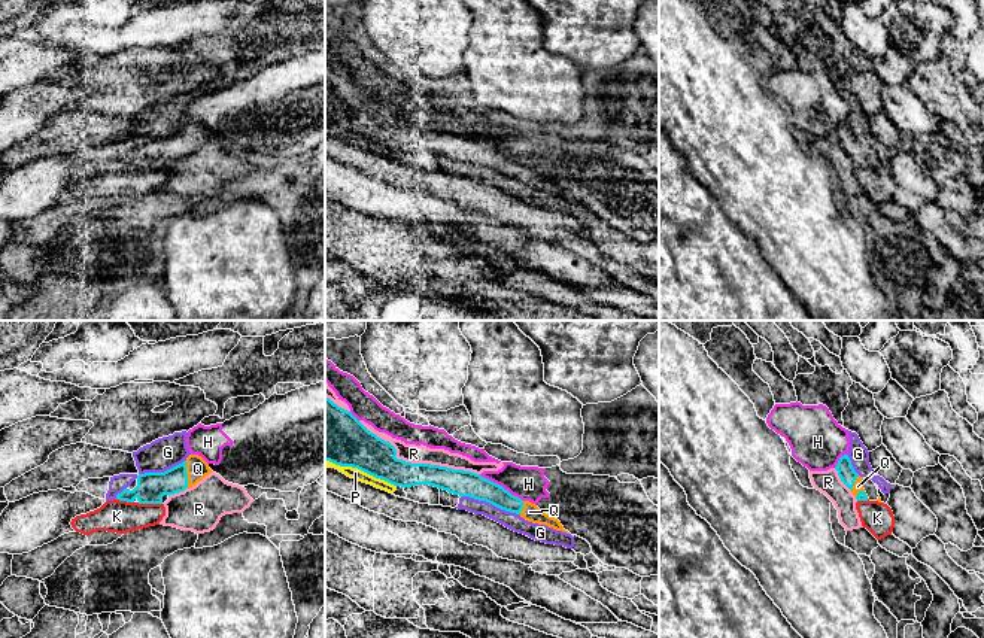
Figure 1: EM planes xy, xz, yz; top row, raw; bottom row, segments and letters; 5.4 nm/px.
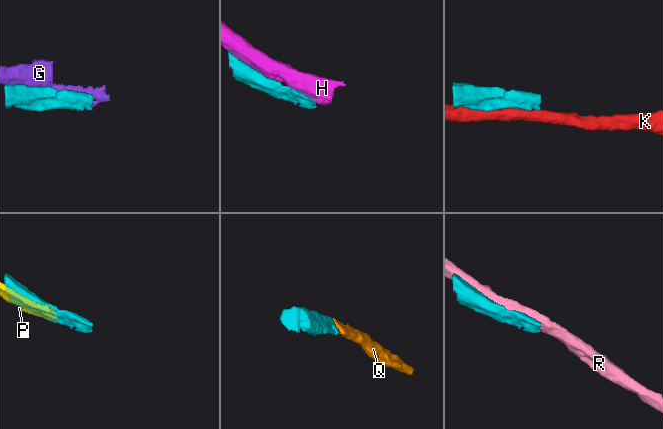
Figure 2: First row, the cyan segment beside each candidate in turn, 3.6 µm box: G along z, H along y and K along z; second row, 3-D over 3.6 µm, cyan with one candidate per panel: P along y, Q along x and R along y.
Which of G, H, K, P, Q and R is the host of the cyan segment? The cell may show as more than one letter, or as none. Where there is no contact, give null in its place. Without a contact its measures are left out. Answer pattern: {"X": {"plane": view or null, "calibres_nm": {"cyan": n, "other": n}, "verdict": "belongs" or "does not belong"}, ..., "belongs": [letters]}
{"G": {"plane": "xz", "calibres_nm": {"cyan": 140, "other": 90}, "verdict": "does not belong"}, "H": {"plane": "xz", "calibres_nm": {"cyan": 140, "other": 190}, "verdict": "does not belong"}, "K": {"plane": "xy", "calibres_nm": {"cyan": 160, "other": 180}, "verdict": "does not belong"}, "P": {"plane": "xz", "calibres_nm": {"cyan": 300, "other": 60}, "verdict": "does not belong"}, "Q": {"plane": "xy", "calibres_nm": {"cyan": 160, "other": 120}, "verdict": "belongs"}, "R": {"plane": "xz", "calibres_nm": {"cyan": 200, "other": 100}, "verdict": "does not belong"}, "belongs": ["Q"]}

